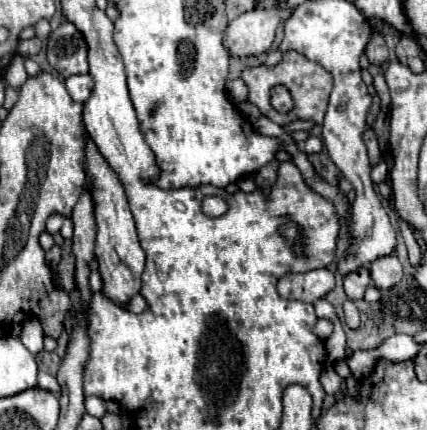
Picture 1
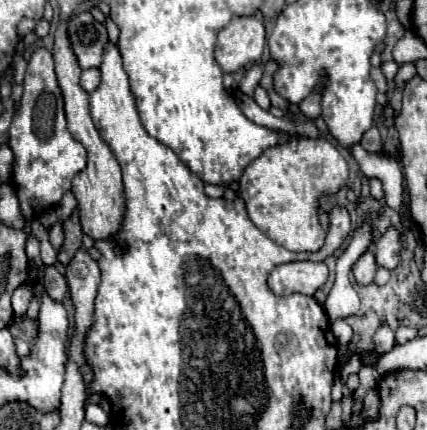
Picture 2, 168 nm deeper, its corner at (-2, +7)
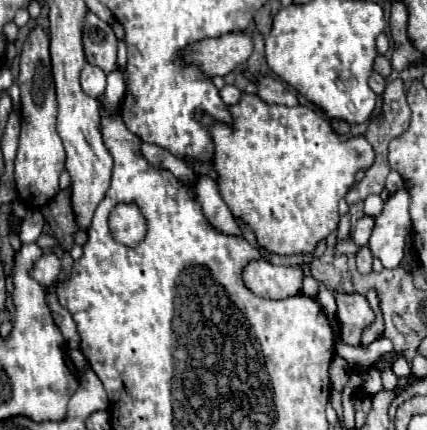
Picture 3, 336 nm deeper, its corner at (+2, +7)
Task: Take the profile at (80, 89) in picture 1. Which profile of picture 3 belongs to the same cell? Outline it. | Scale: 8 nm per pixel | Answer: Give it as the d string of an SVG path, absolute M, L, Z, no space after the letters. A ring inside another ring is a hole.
M85 64L85 68L81 70L81 88L85 94L99 98L105 92L105 82L107 82L107 76L101 68L93 64Z

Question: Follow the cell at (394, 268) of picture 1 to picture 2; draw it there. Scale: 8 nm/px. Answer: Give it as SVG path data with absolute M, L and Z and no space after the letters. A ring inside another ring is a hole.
M389 228L377 242L375 242L375 260L381 268L395 270L399 266L401 242L395 228Z

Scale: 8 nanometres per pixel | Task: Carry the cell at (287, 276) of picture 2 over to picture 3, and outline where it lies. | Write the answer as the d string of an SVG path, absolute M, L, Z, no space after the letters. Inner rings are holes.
M251 260L243 268L245 286L261 298L289 298L301 294L303 270L299 266L275 266L267 260Z

